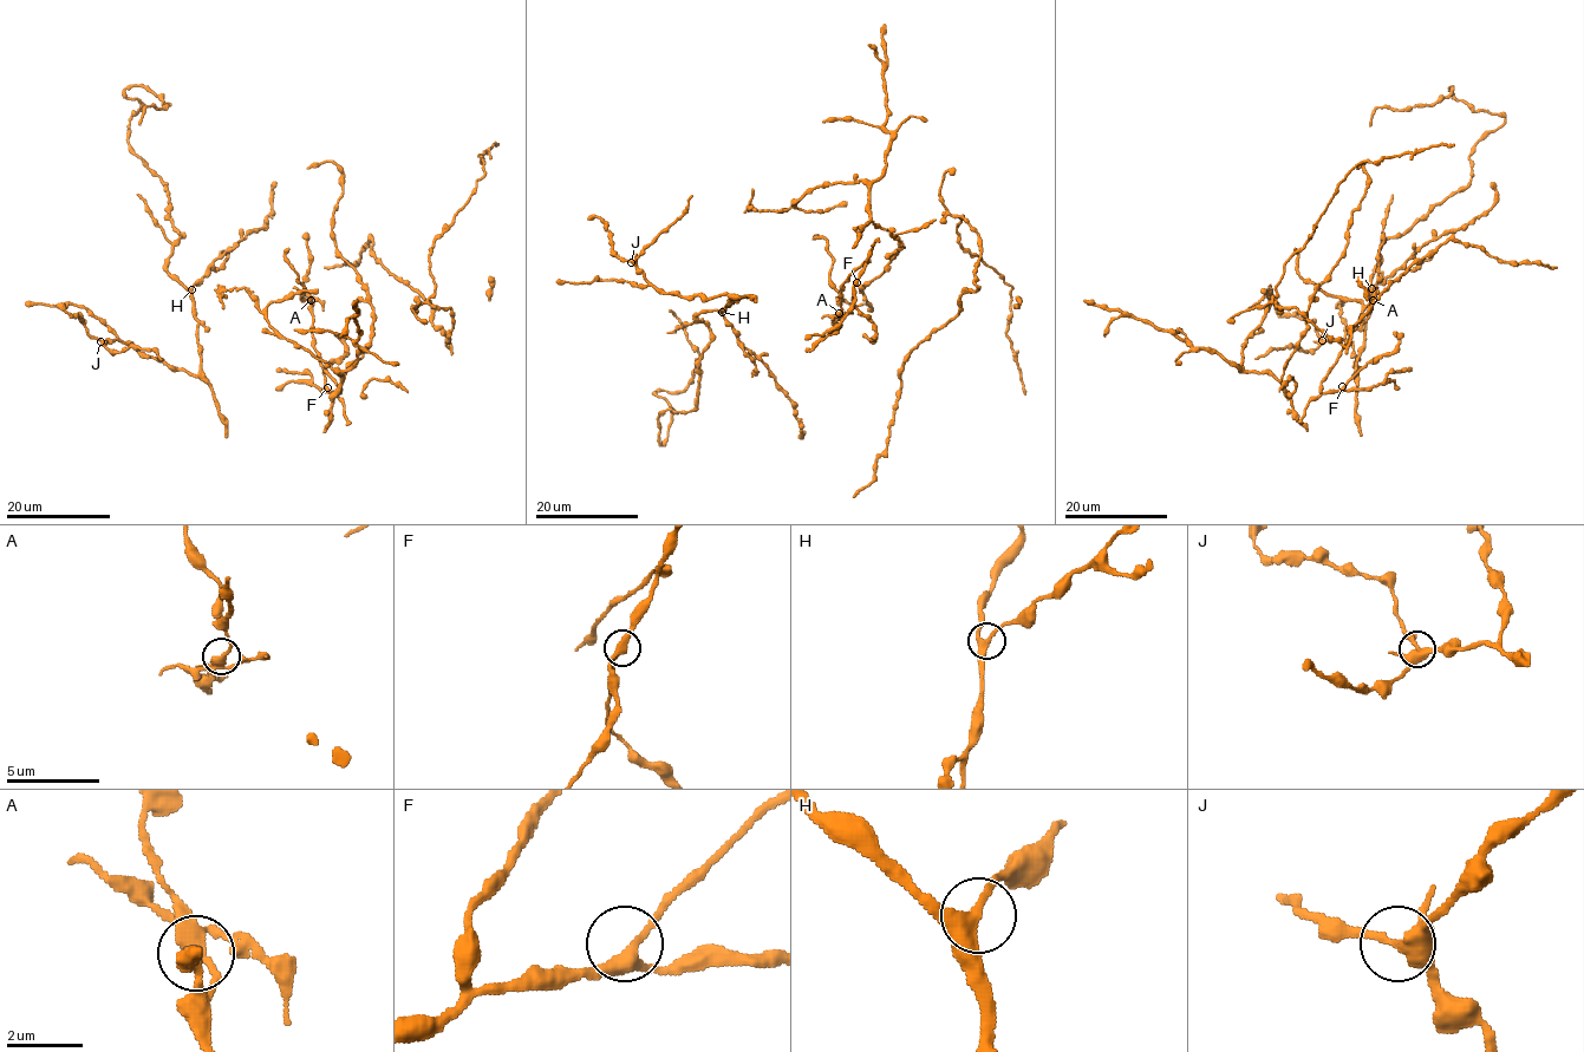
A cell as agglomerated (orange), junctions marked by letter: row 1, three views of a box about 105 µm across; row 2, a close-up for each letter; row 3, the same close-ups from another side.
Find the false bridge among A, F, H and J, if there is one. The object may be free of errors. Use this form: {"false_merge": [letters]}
{"false_merge": []}

